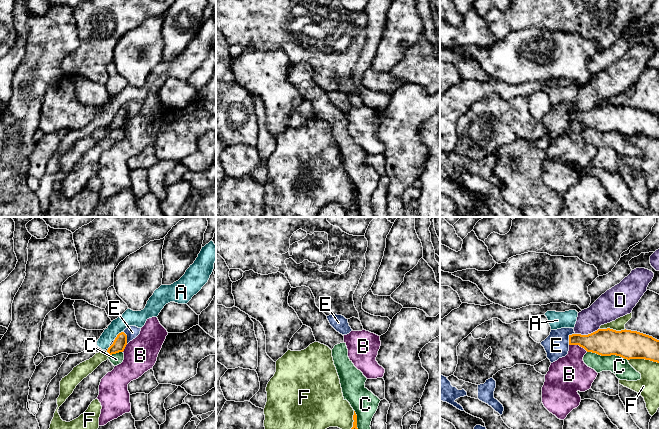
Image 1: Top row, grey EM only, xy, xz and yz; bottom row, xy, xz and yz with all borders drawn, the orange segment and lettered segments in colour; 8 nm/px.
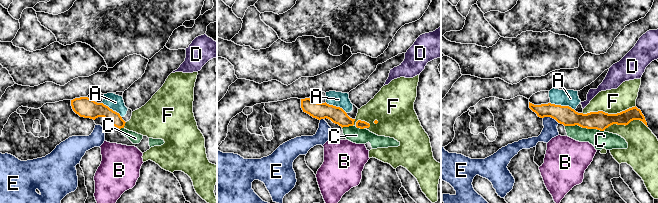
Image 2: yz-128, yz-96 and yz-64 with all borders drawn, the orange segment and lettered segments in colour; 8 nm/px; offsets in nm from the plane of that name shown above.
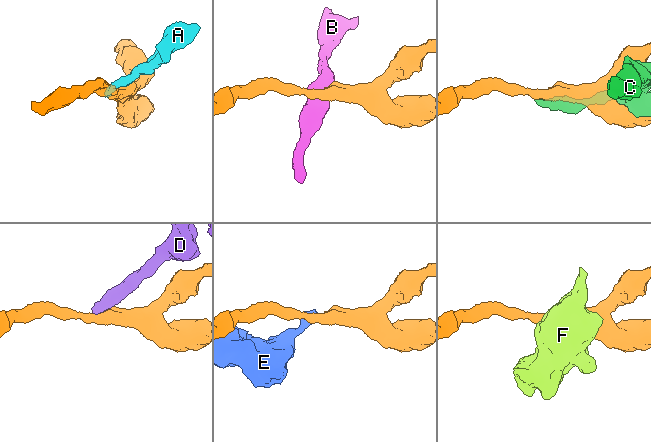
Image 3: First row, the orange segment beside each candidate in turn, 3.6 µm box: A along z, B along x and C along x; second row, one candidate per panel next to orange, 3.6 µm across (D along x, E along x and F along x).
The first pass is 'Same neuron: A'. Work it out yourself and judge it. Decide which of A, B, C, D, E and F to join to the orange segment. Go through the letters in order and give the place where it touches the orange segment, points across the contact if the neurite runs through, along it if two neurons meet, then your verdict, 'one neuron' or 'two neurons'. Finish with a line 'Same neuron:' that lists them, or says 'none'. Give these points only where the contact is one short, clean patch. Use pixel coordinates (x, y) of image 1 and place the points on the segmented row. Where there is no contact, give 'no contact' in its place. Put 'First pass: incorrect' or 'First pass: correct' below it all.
A: meets orange in xy at (117, 335); border along xy (122, 331), (114, 340); two neurons
B: meets orange in yz at (578, 344); border along yz (569, 344), (578, 344), (587, 351); two neurons
C: meets orange in yz at (607, 355); two neurons
D: meets orange in yz at (586, 335); border along yz (598, 328), (587, 334), (575, 334); two neurons
E: meets orange in yz at (569, 338); border along yz (574, 333), (569, 336), (568, 344); two neurons
F: meets orange in yz at (643, 358); two neurons
Same neuron: none
First pass: incorrect

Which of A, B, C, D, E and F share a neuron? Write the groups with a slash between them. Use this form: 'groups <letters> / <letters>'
groups A / B / C / D E / F

